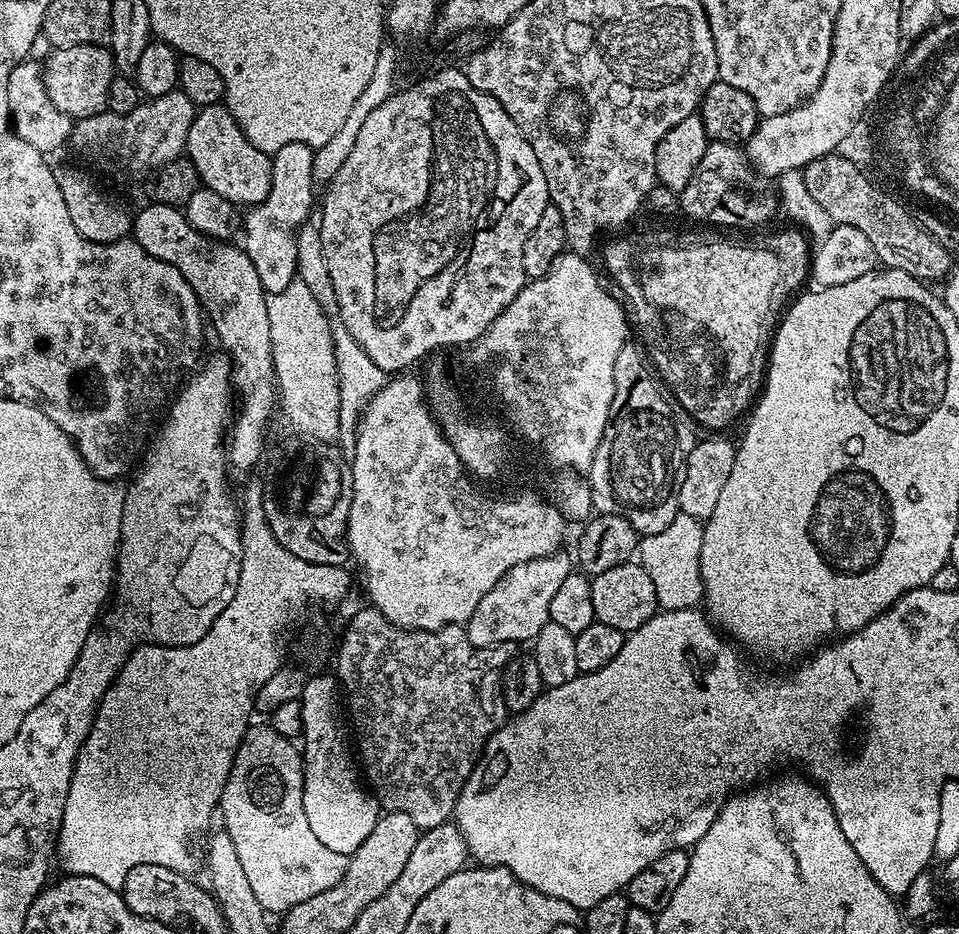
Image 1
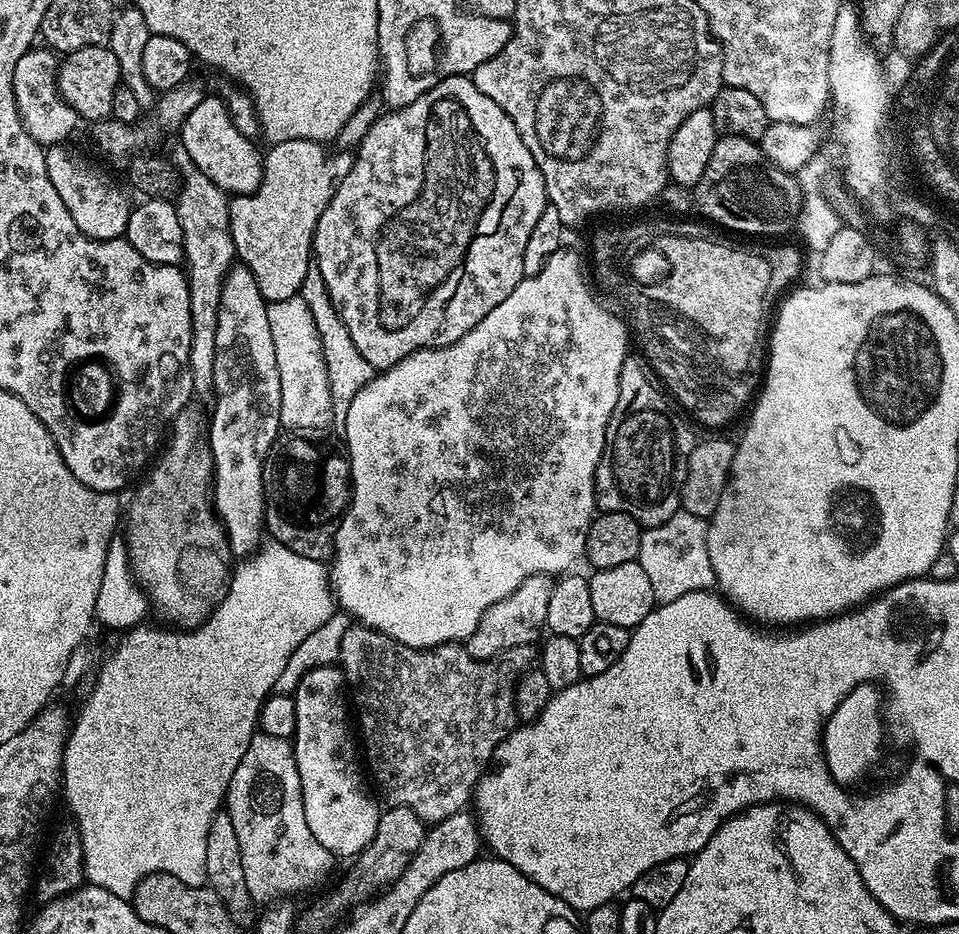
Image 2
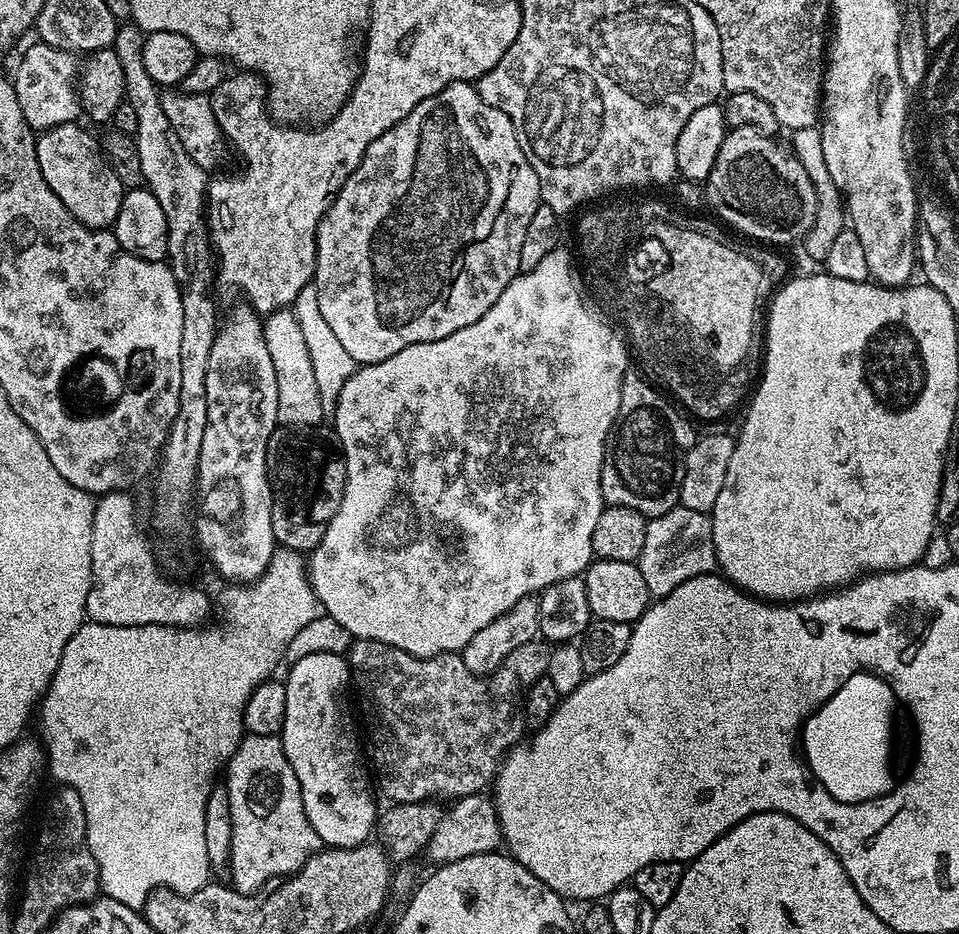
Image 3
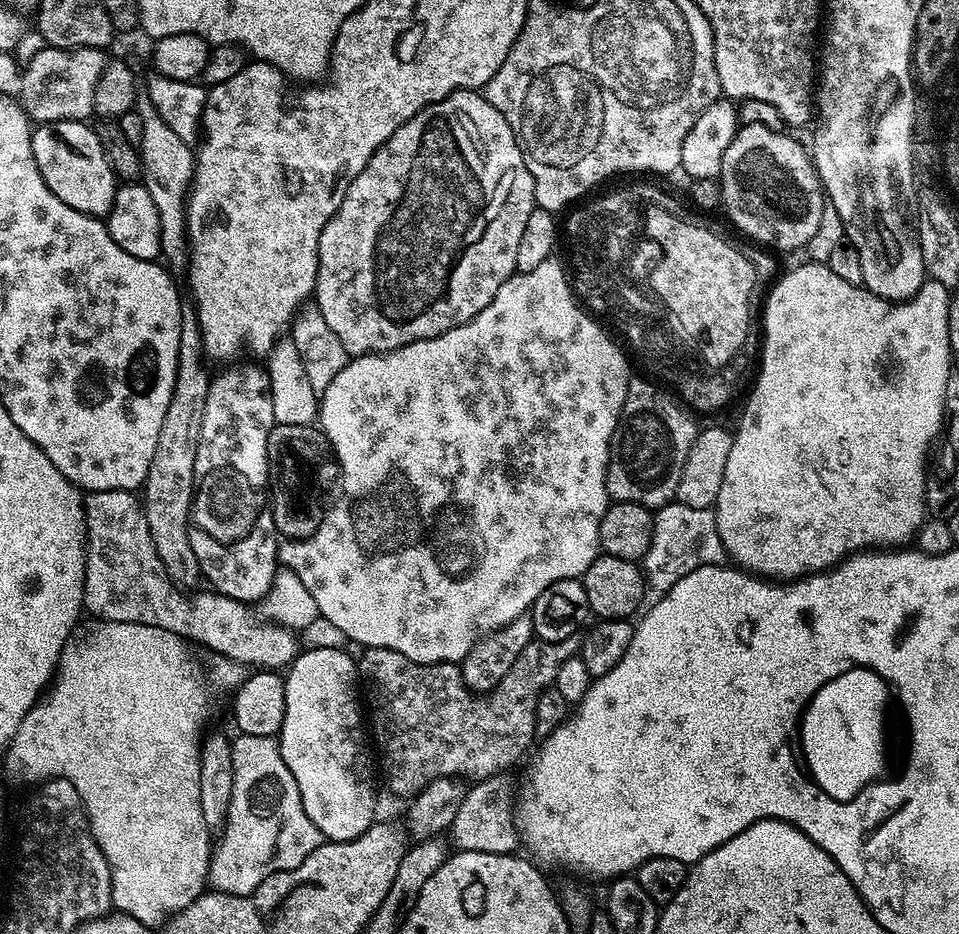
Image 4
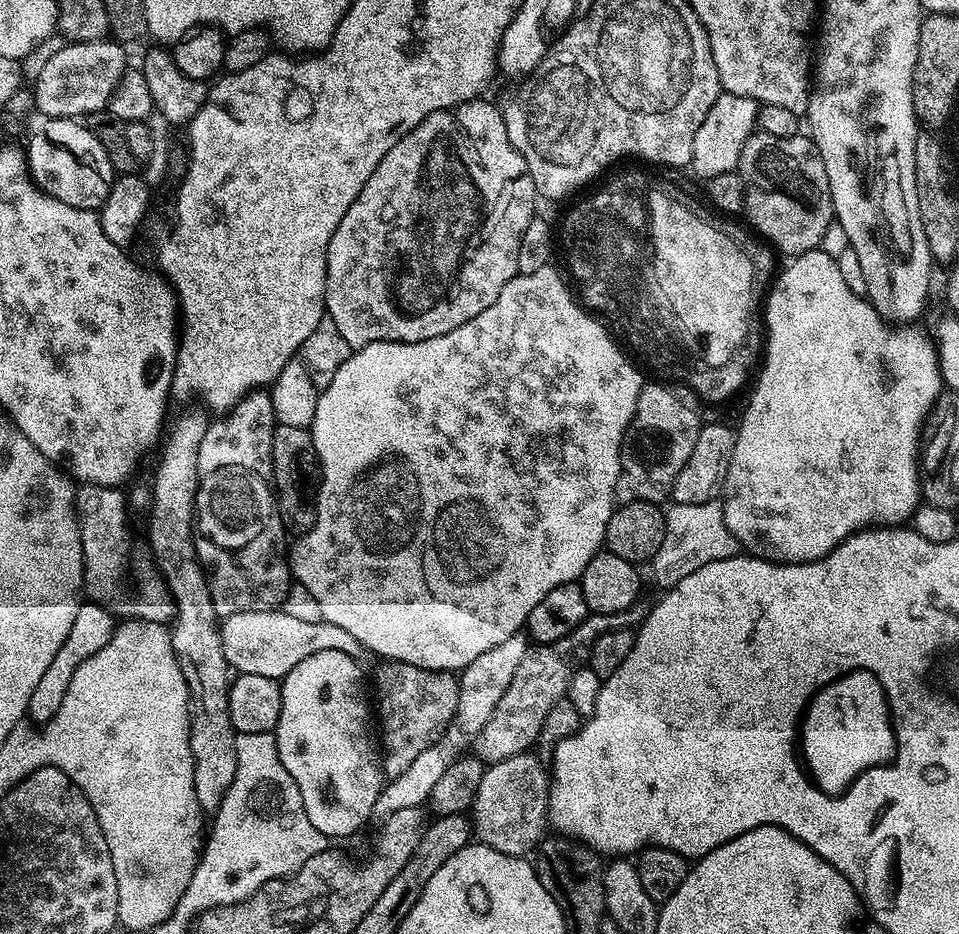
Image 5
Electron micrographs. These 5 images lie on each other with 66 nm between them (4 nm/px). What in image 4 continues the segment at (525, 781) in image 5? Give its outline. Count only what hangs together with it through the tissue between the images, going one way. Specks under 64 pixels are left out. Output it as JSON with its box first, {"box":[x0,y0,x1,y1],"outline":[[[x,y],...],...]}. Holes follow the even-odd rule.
{"box":[450,774,521,854],"outline":[[[501,774],[475,781],[468,788],[466,798],[454,817],[450,829],[451,843],[462,852],[485,852],[486,854],[512,854],[521,847],[520,833],[516,827],[514,784],[511,775]]]}

